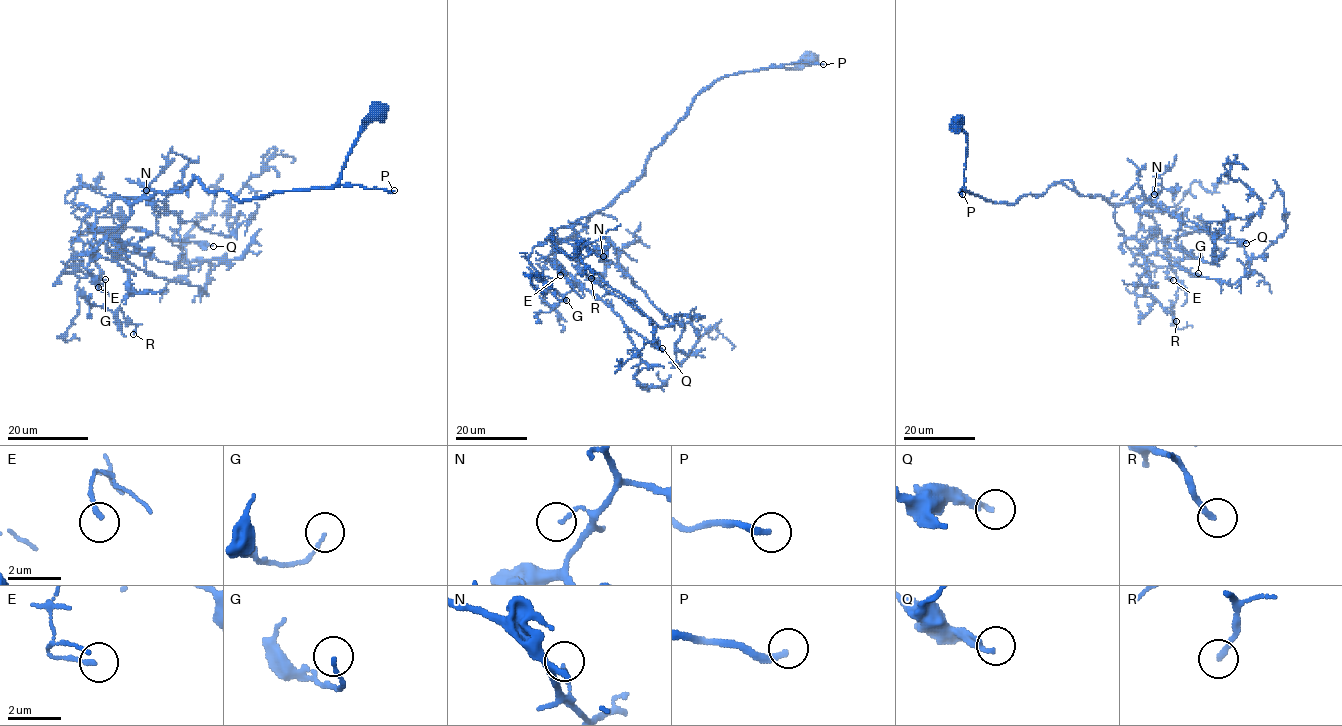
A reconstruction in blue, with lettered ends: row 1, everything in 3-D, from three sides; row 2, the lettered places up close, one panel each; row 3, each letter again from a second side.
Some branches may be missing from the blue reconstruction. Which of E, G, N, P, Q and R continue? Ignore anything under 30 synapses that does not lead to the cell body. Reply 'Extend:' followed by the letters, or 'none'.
Extend: P

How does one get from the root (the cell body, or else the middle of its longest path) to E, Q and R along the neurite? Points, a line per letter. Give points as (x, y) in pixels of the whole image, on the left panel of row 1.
E: (376, 112), (332, 186), (239, 201), (195, 178), (183, 190), (92, 210), (78, 238), (94, 247), (98, 287)
Q: (376, 112), (332, 186), (239, 201), (195, 178), (183, 190), (114, 198), (93, 210), (168, 241), (213, 246)
R: (376, 112), (332, 186), (239, 201), (195, 178), (137, 200), (89, 256), (127, 272), (120, 308), (133, 334)

